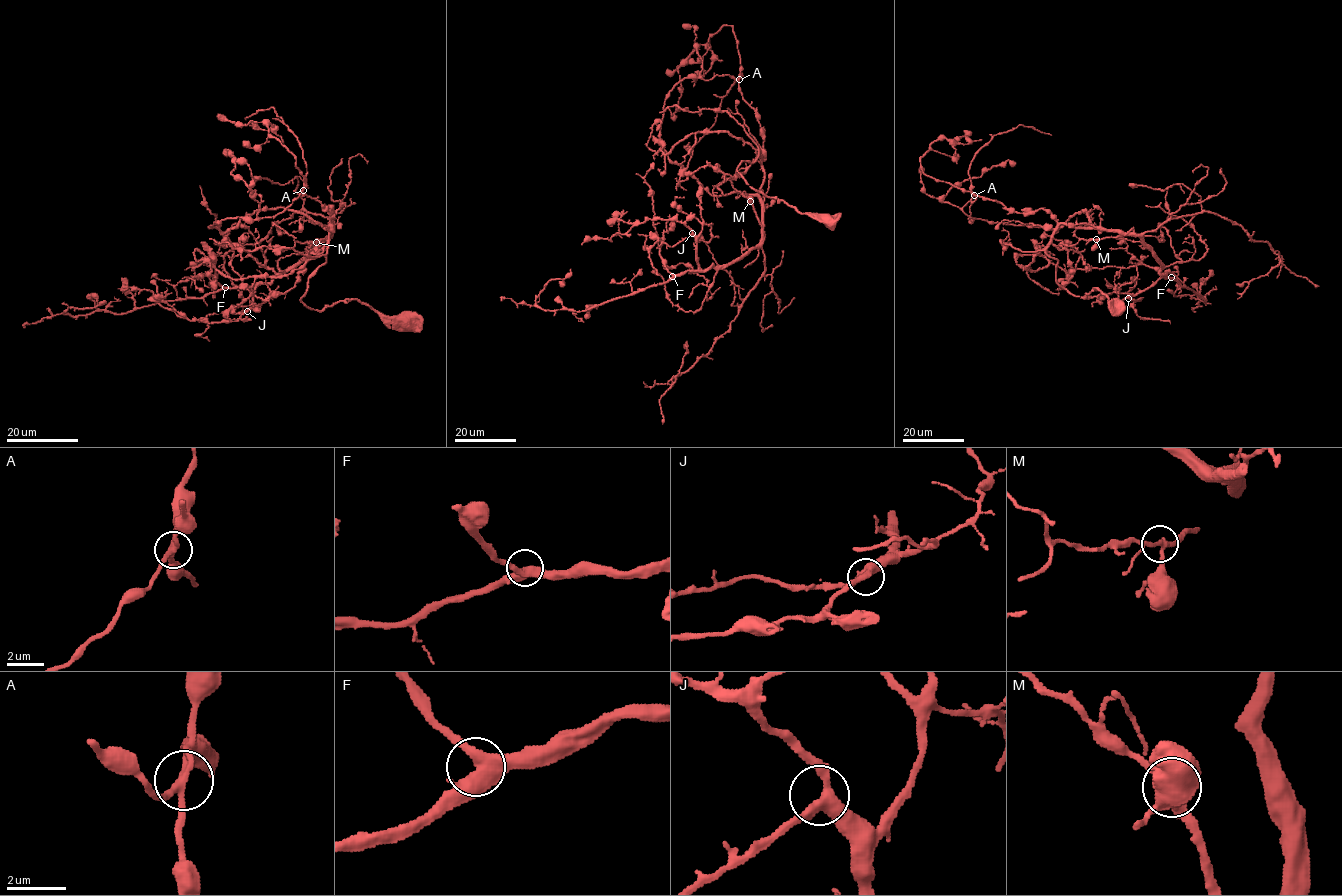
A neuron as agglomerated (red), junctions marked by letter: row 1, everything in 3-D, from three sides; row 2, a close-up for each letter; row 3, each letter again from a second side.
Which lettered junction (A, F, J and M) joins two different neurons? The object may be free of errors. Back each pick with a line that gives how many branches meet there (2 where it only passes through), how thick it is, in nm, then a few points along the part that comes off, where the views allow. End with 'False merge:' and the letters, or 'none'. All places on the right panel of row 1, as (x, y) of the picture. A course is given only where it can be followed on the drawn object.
False merge: none

